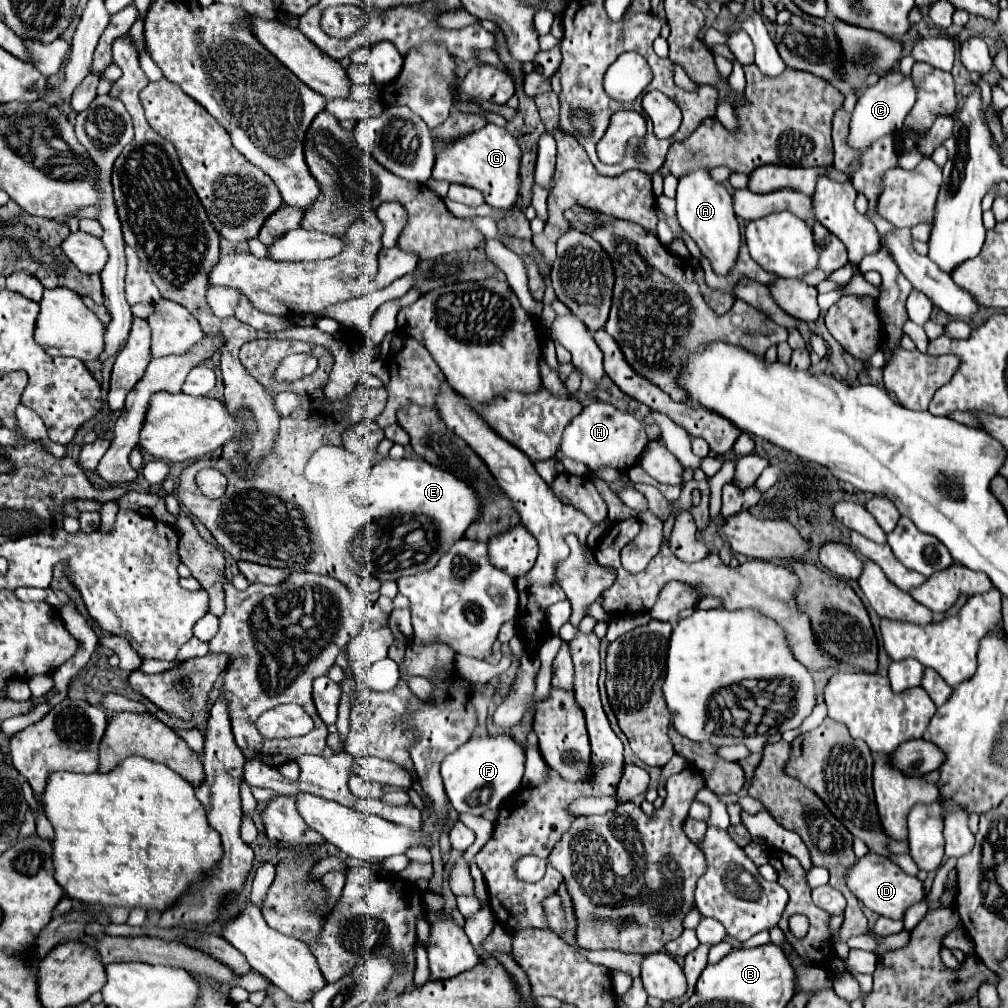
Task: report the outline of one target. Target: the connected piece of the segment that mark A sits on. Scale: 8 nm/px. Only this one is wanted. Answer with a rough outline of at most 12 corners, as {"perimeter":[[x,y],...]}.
{"perimeter":[[708,168],[680,176],[680,226],[718,274],[742,242],[730,192]]}

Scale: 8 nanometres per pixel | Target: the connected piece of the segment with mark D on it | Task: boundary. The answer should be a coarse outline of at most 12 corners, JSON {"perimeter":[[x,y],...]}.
{"perimeter":[[858,858],[850,892],[880,916],[900,920],[924,884],[890,858]]}

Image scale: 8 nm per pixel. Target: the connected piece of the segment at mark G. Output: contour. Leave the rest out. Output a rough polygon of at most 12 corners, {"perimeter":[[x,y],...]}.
{"perimeter":[[488,124],[438,146],[432,176],[478,188],[492,208],[518,194],[520,148]]}

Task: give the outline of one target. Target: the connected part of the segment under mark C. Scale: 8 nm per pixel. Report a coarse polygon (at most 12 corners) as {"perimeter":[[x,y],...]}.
{"perimeter":[[900,68],[868,88],[852,112],[850,146],[902,130],[918,88]]}

